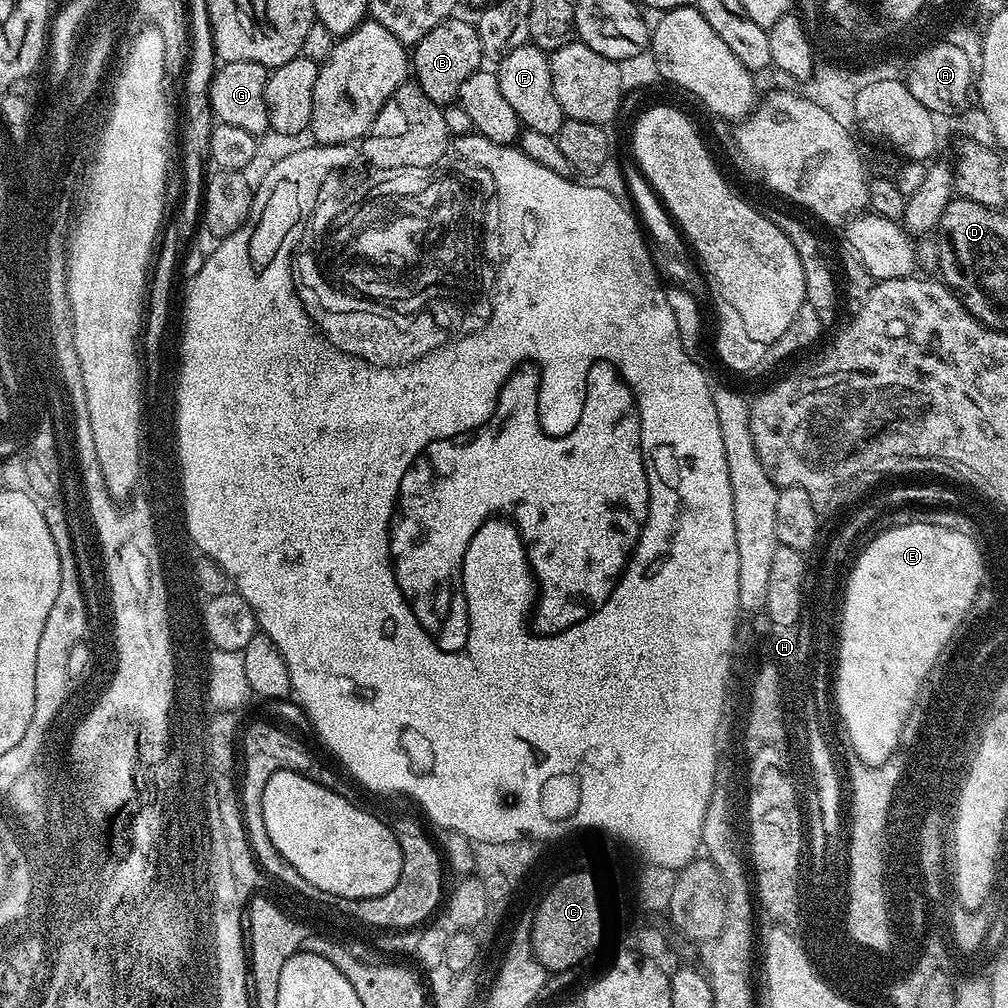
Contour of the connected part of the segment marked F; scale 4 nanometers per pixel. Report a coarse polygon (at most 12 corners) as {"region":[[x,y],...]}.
{"region":[[527,42],[496,77],[525,129],[556,136],[549,53]]}

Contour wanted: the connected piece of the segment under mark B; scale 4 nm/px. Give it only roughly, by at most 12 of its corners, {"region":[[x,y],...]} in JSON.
{"region":[[449,18],[410,52],[414,83],[441,106],[486,60],[477,25]]}

